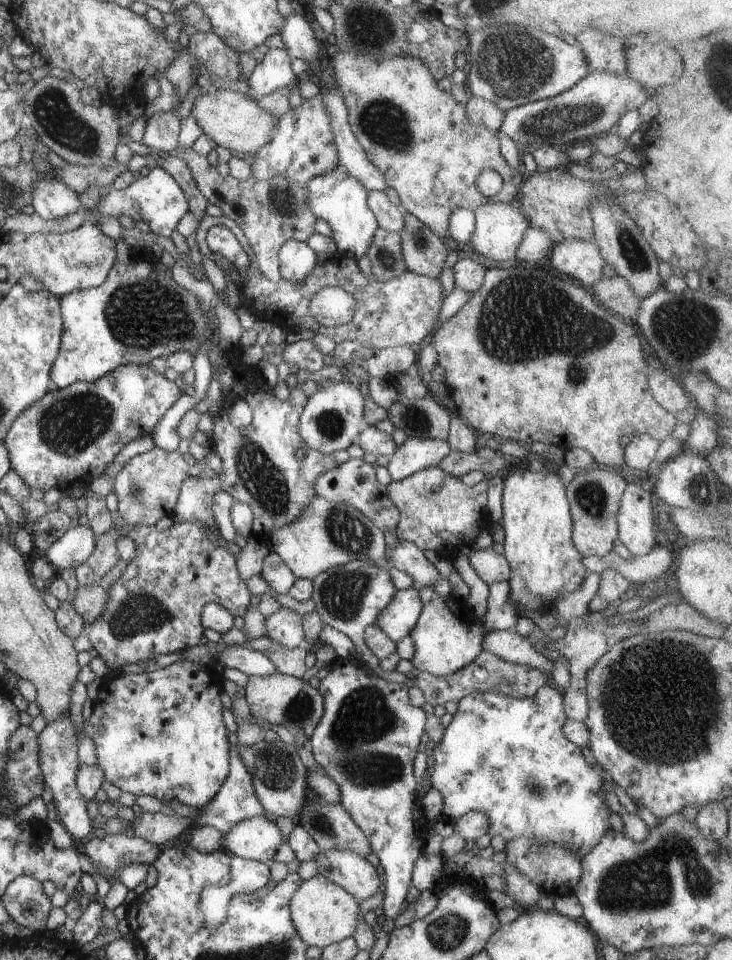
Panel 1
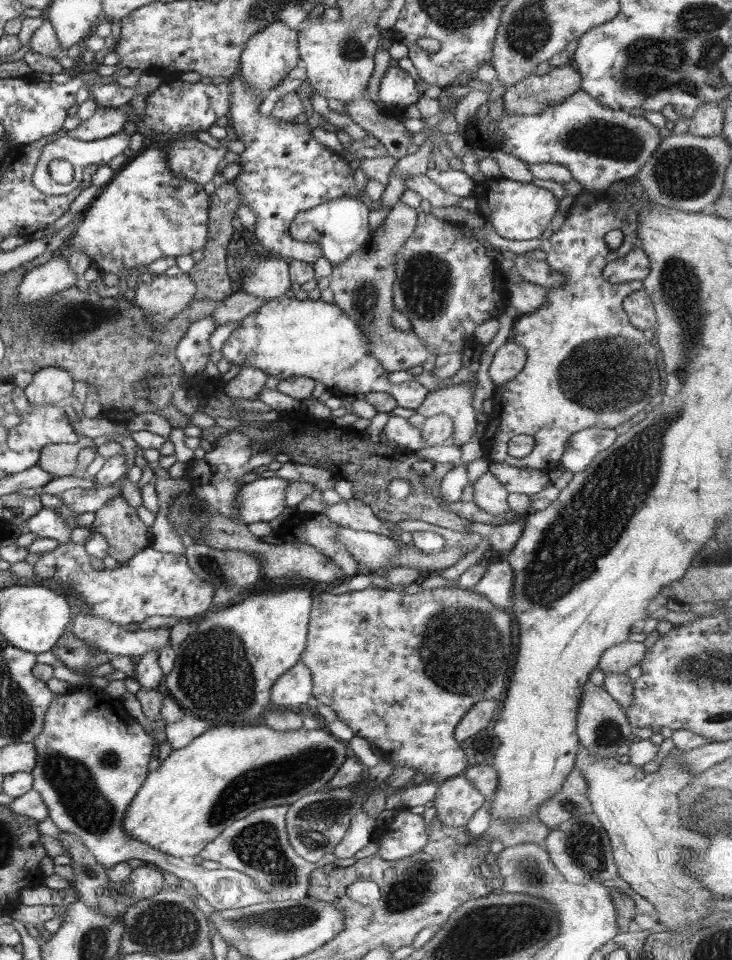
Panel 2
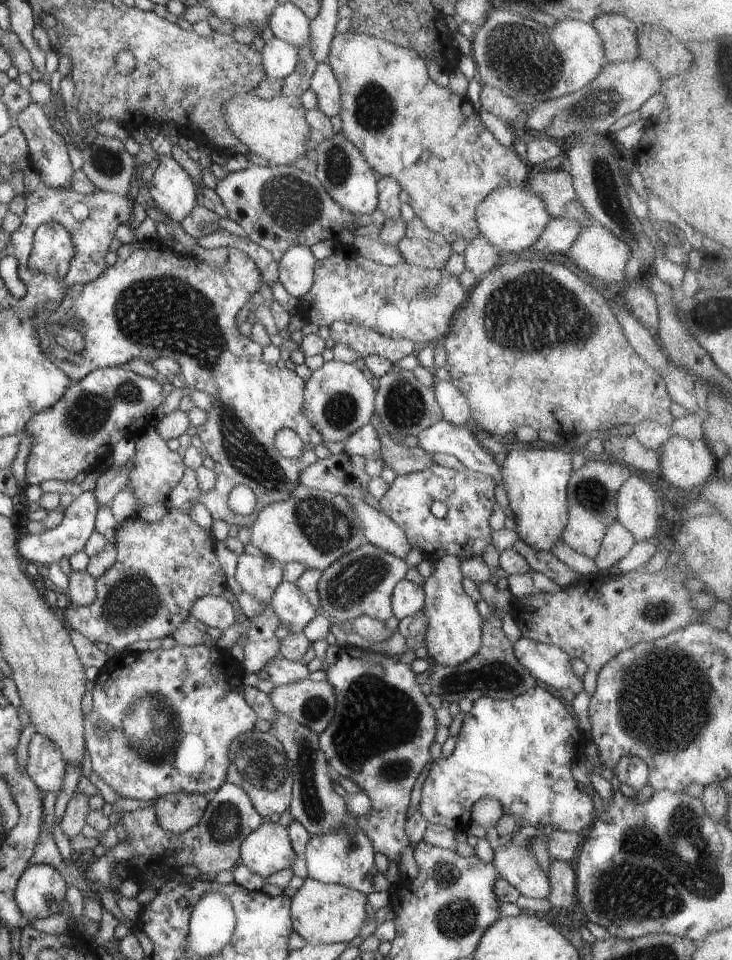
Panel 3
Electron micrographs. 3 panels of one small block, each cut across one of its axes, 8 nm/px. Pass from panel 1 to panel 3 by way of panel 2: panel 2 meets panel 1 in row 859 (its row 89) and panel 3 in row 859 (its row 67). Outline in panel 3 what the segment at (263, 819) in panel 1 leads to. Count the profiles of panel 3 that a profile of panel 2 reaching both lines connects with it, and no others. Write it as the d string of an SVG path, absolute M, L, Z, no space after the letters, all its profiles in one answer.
M276 819L266 820L240 846L240 863L250 873L268 879L275 873L291 869L297 859L287 828Z

